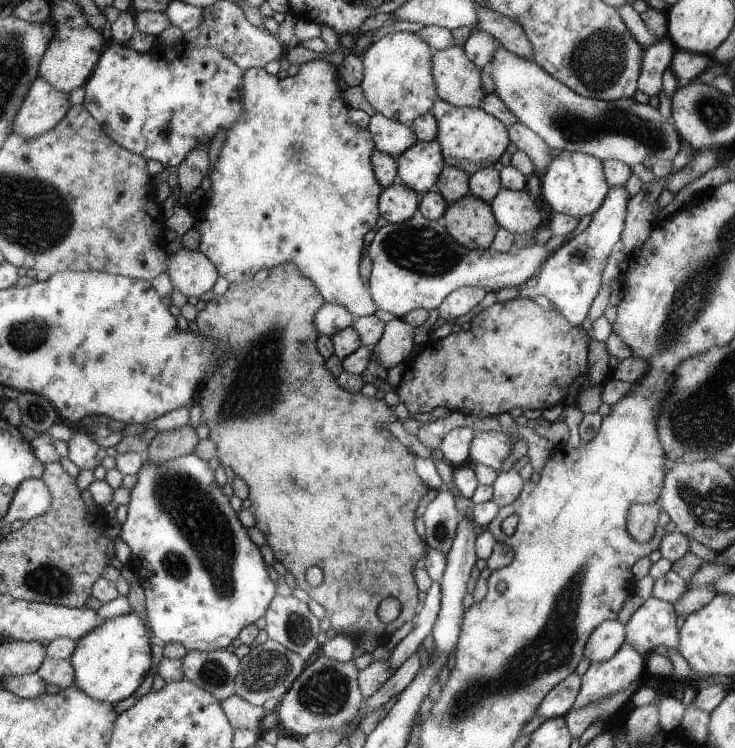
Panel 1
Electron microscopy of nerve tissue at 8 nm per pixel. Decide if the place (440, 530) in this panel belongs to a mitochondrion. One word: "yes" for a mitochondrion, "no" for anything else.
yes

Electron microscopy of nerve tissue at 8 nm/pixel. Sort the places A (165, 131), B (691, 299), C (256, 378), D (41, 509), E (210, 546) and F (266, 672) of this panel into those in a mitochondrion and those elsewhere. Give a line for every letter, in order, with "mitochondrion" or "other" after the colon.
A: mitochondrion
B: mitochondrion
C: mitochondrion
D: other
E: mitochondrion
F: mitochondrion

